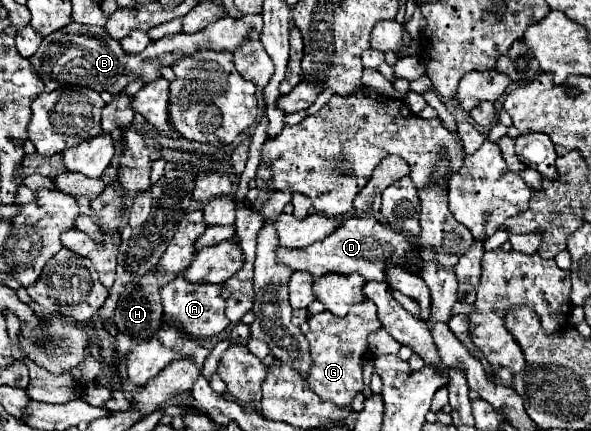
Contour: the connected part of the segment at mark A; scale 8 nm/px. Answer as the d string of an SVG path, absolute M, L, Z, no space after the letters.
M177 275L175 281L163 285L163 289L161 289L161 301L165 307L165 321L171 327L181 329L181 333L187 337L205 339L211 335L219 335L229 325L219 289L221 289L221 285L191 285L183 279L183 275Z

